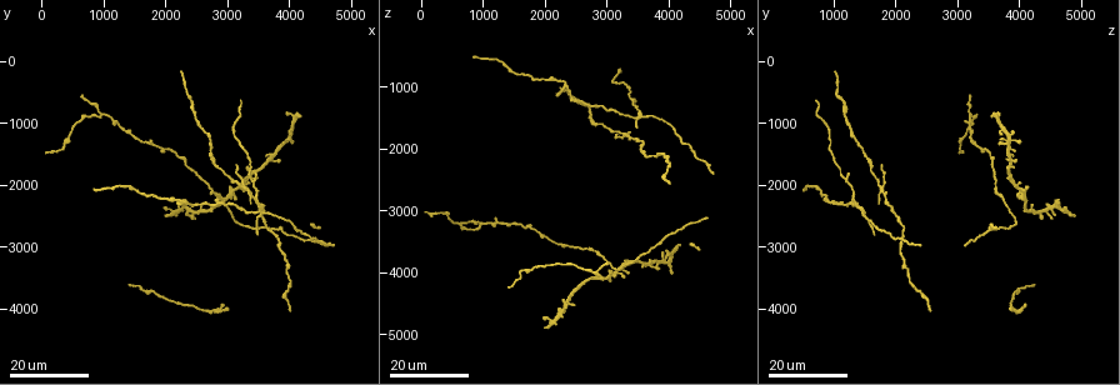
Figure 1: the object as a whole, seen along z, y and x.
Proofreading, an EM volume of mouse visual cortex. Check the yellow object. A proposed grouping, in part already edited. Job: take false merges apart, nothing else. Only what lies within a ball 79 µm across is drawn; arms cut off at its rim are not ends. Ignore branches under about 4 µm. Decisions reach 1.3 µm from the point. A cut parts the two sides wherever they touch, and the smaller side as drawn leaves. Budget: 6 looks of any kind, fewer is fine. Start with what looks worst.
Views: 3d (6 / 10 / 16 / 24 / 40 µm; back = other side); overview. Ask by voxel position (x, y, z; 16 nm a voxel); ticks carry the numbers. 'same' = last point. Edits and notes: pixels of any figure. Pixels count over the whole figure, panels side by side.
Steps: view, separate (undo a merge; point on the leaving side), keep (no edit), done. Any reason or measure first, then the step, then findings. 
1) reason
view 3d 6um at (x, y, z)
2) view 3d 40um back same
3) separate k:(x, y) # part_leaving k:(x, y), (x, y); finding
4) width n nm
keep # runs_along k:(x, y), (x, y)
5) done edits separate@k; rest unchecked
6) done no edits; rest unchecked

looks like a crossing
view 3d 16um at (3550, 2400, 1500)

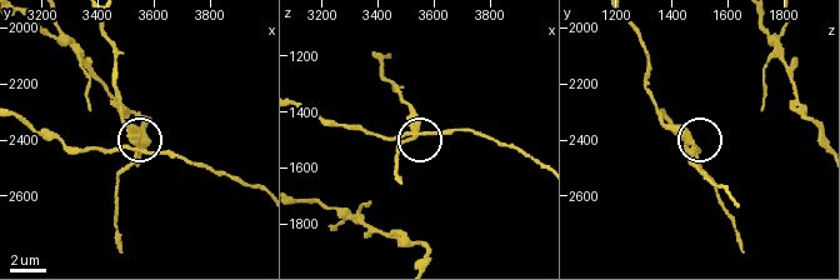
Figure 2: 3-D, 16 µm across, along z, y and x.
view 3d 10um at (3530, 2390, 1460)

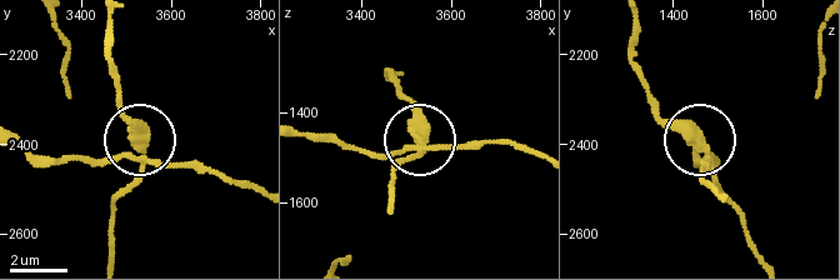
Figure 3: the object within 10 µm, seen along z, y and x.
arms 4
separate 3:(145, 126) # part_leaving 3:(143, 155), (140, 136), (121, 108), (108, 21); two cells meet here

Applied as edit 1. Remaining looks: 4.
view overview

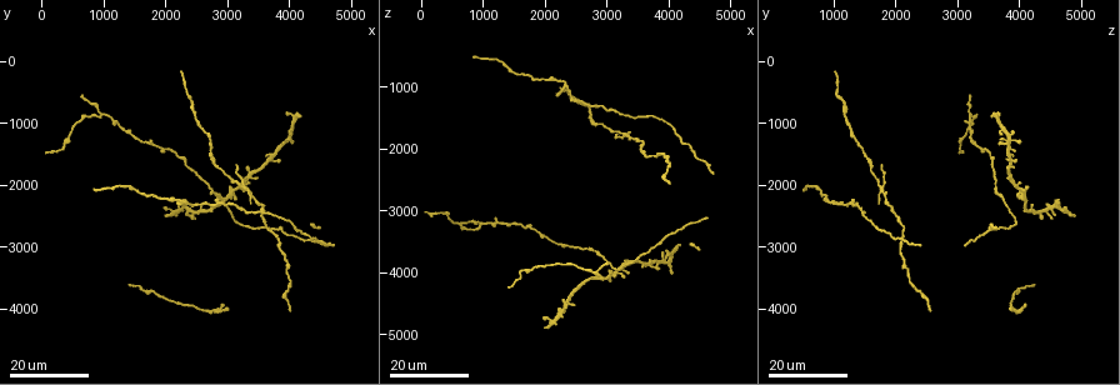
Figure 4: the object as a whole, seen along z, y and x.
small branch off a trunk
view 3d 24um at (3300, 2000, 1750)

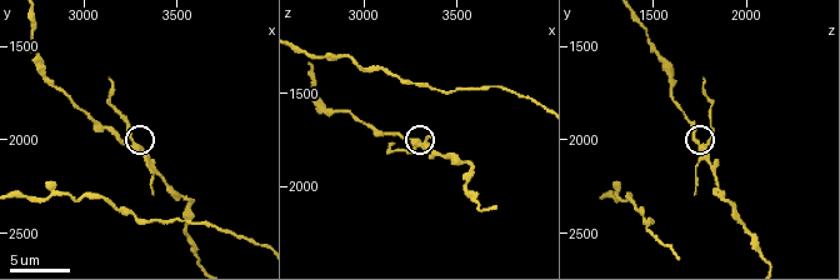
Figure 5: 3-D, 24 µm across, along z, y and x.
view 3d 10um at (3260, 2020, 1780)

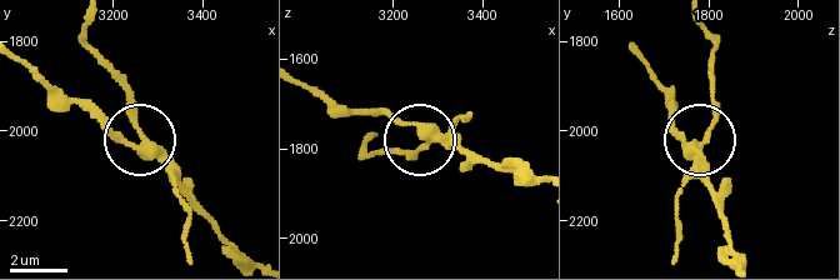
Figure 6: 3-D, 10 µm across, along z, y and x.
arms 3
separate 6:(456, 116) # part_leaving 6:(700, 156), (714, 115), (714, 51), (701, 23); a second cell is stuck on

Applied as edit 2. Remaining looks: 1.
done edits separate@3, separate@6; rest unchecked

